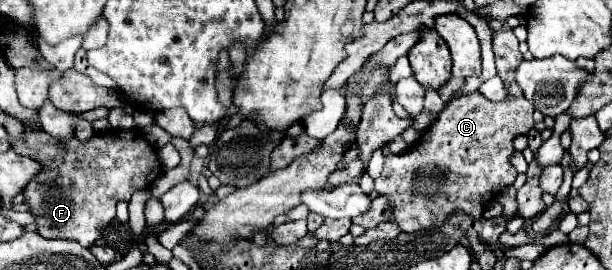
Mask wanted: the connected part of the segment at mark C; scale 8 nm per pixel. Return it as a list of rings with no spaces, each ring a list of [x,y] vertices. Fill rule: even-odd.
[[[512,28],[498,30],[492,38],[492,47],[496,59],[497,75],[510,86],[512,100],[510,102],[490,102],[482,94],[468,94],[462,98],[456,98],[446,104],[446,108],[440,112],[438,120],[422,132],[420,140],[410,148],[406,154],[390,154],[384,156],[384,170],[380,178],[376,178],[376,192],[388,200],[386,220],[396,222],[402,232],[418,232],[424,228],[438,228],[442,226],[448,216],[456,212],[466,212],[472,218],[482,218],[484,206],[496,198],[496,190],[504,190],[516,180],[516,168],[510,164],[510,158],[514,154],[512,140],[518,134],[528,134],[528,130],[534,126],[532,112],[534,106],[522,96],[520,88],[514,84],[514,72],[516,64],[522,62],[522,54],[518,52],[518,40],[512,32]]]

